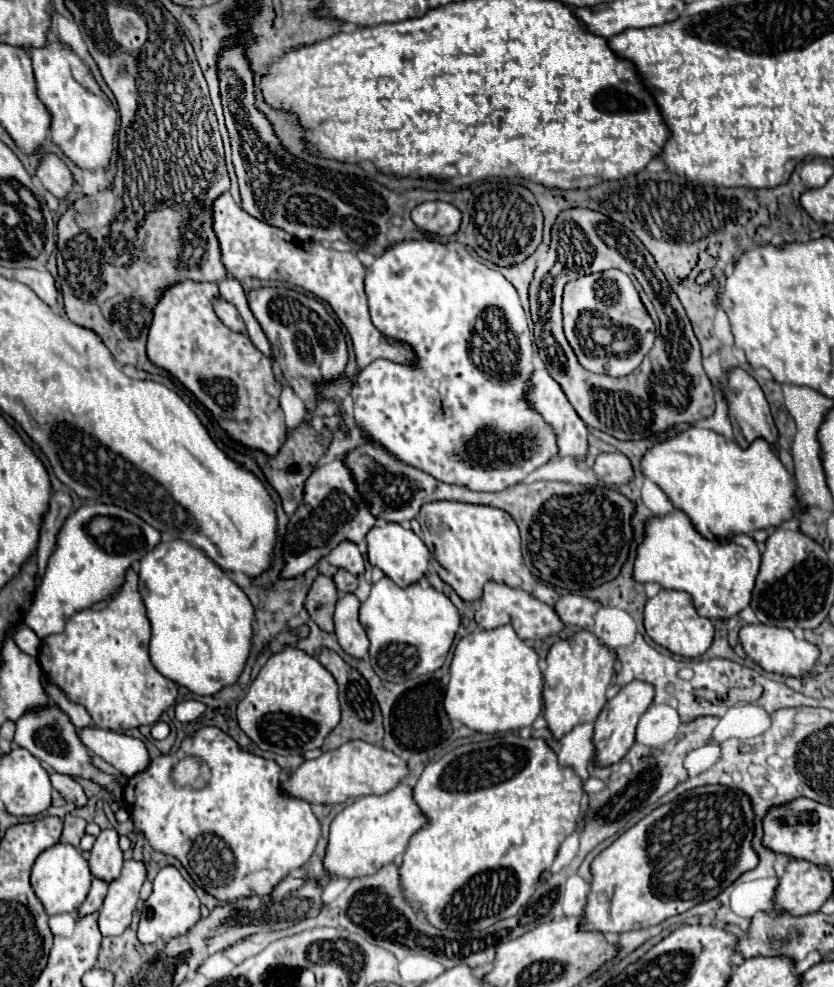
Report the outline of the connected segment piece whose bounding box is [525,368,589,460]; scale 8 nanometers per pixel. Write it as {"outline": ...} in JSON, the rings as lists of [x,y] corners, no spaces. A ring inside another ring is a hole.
{"outline":[[[545,368],[533,370],[533,376],[529,378],[529,392],[525,392],[525,400],[529,400],[529,404],[533,404],[533,410],[539,412],[543,416],[543,420],[553,428],[553,434],[557,438],[557,448],[559,448],[557,456],[559,458],[571,456],[575,460],[585,460],[589,430],[587,430],[585,422],[579,418],[579,414],[573,410],[569,400],[565,398],[559,384],[553,382],[553,378],[547,374]]]}

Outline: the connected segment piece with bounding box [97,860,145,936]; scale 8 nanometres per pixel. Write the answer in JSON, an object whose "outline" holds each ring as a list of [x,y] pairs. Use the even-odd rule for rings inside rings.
{"outline":[[[127,860],[121,876],[109,884],[109,894],[99,908],[99,932],[101,936],[119,936],[131,924],[135,904],[139,900],[141,884],[145,882],[145,864]]]}

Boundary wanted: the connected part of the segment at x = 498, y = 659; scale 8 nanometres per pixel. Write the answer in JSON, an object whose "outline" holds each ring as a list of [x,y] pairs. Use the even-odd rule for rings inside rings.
{"outline":[[[509,624],[467,634],[459,640],[453,654],[451,682],[443,706],[451,720],[459,720],[467,728],[483,734],[531,726],[543,712],[543,676],[537,652],[527,646]]]}

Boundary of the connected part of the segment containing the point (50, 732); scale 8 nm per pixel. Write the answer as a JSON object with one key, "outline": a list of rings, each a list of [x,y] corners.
{"outline":[[[51,704],[51,706],[43,708],[43,710],[37,710],[37,712],[27,712],[15,724],[17,724],[17,730],[15,730],[15,736],[13,736],[15,746],[29,750],[35,758],[39,758],[41,762],[45,762],[47,766],[51,766],[55,772],[69,774],[69,776],[91,778],[97,784],[101,784],[103,788],[111,790],[117,800],[121,798],[121,788],[119,788],[115,776],[109,776],[109,774],[101,772],[99,768],[95,768],[91,764],[87,748],[81,744],[81,740],[79,740],[79,736],[75,732],[75,726],[71,724],[69,716],[65,712],[61,712],[55,704]]]}

